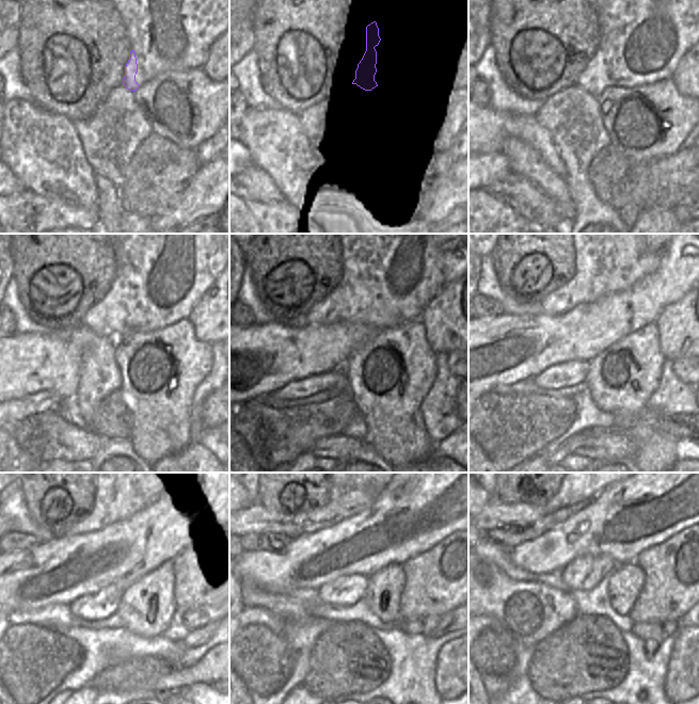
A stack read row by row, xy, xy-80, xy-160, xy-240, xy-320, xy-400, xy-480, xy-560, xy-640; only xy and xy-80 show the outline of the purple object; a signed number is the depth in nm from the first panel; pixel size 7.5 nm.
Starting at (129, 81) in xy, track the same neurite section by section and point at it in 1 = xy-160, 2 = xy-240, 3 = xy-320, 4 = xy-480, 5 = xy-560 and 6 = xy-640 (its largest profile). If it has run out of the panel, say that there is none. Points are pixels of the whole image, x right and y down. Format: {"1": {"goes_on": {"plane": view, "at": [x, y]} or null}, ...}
{"1": {"goes_on": {"plane": "xy-160", "at": [600, 73]}}, "2": {"goes_on": {"plane": "xy-240", "at": [117, 314]}}, "3": {"goes_on": {"plane": "xy-320", "at": [352, 303]}}, "4": {"goes_on": {"plane": "xy-480", "at": [147, 494]}}, "5": {"goes_on": {"plane": "xy-560", "at": [255, 518]}}, "6": {"goes_on": {"plane": "xy-640", "at": [495, 513]}}}

